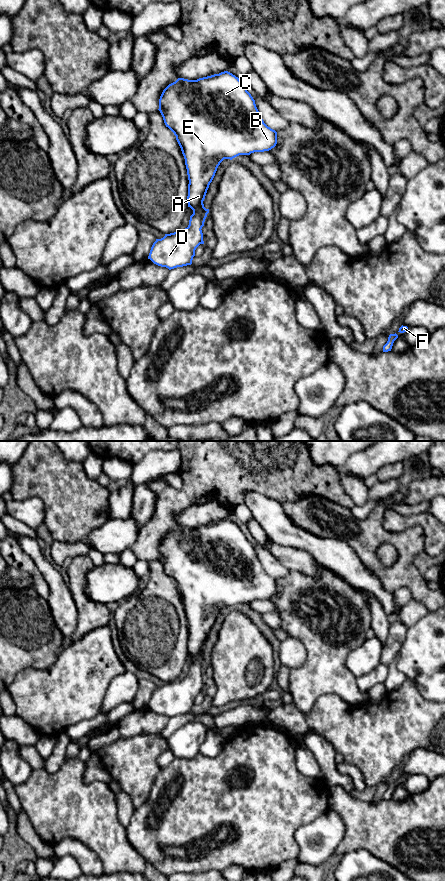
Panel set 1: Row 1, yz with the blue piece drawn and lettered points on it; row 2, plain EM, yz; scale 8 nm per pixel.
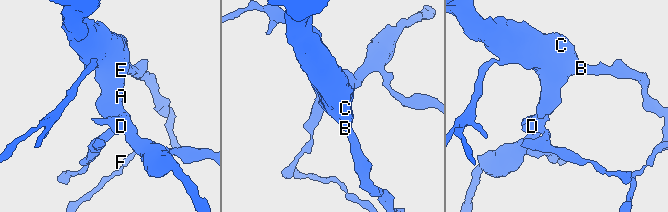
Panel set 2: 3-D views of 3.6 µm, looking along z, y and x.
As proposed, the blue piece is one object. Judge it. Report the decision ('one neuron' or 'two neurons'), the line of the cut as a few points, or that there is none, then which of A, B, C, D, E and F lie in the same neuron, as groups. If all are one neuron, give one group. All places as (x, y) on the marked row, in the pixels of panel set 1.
one neuron | no cut | A B C D E F

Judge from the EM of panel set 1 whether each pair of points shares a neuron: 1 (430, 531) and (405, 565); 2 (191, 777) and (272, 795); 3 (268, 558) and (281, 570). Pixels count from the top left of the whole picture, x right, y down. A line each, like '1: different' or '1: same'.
1: different
2: same
3: same

